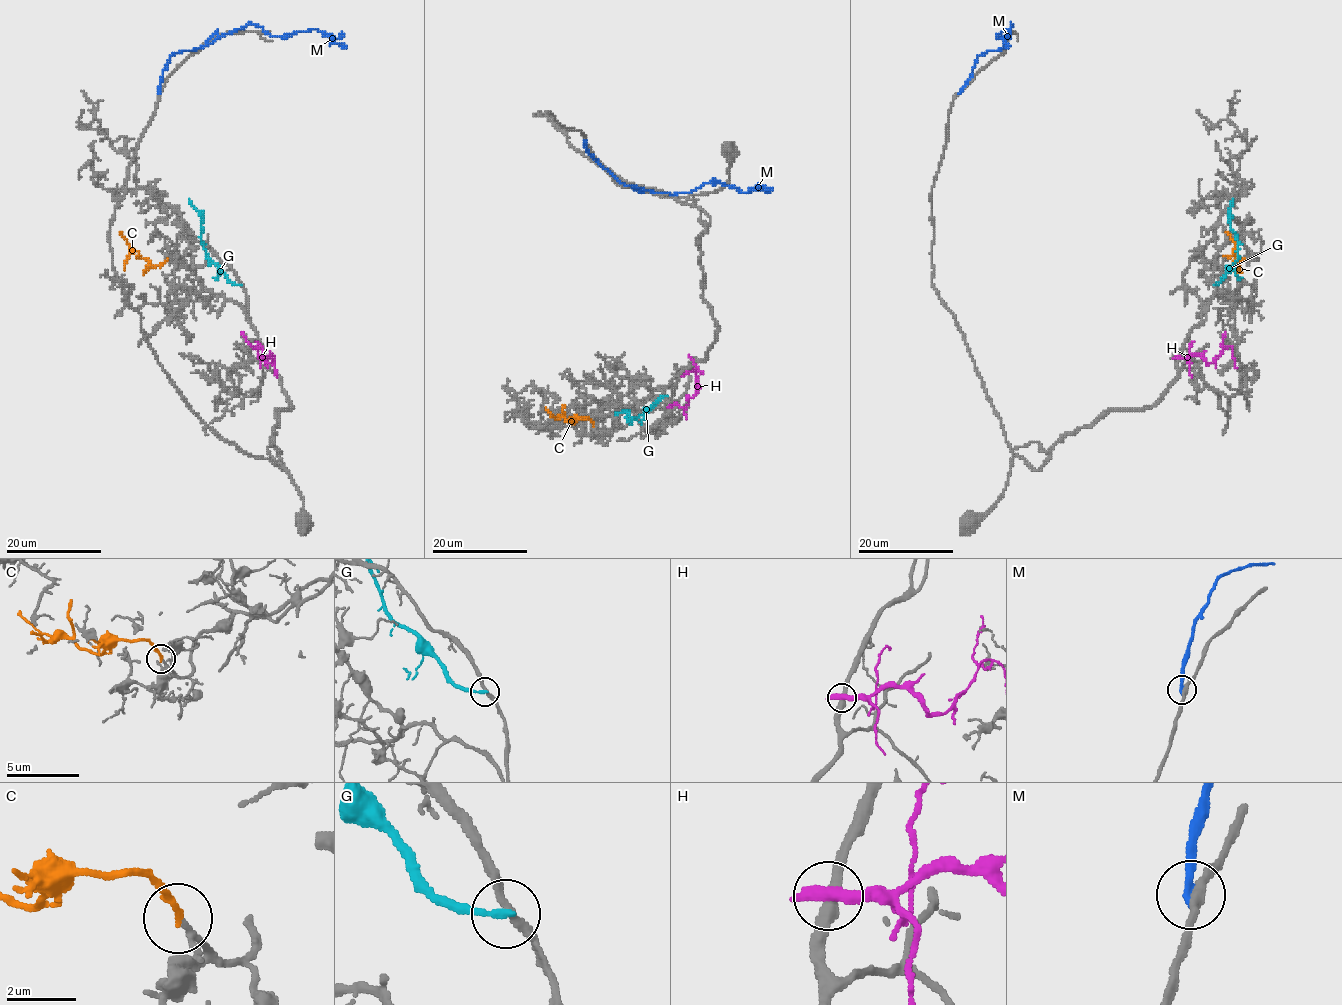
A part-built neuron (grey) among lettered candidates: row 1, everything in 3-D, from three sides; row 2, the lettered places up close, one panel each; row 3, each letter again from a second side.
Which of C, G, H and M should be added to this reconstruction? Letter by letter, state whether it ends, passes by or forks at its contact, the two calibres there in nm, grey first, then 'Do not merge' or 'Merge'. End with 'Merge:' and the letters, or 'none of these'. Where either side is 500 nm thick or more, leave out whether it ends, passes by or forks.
C: It ends there. Thickness 120 nm (grey) against 200 nm. Merge
G: It ends there. Thickness 240 nm (grey) against 200 nm. Do not merge
H: It ends there. Thickness 320 nm (grey) against 440 nm. Do not merge
M: It ends there. Thickness 260 nm (grey) against 220 nm. Do not merge
Merge: C

